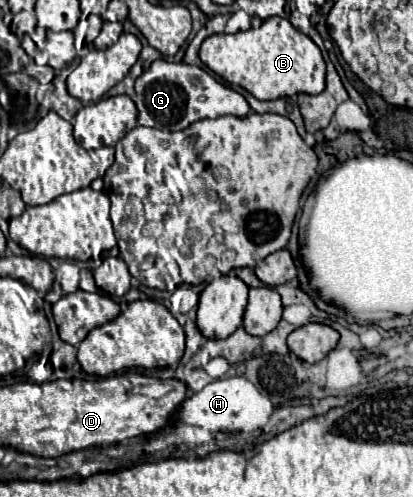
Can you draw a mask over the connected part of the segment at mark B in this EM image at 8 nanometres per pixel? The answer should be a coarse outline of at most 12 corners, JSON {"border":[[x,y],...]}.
{"border":[[288,18],[208,36],[200,60],[258,100],[320,94],[320,48]]}

